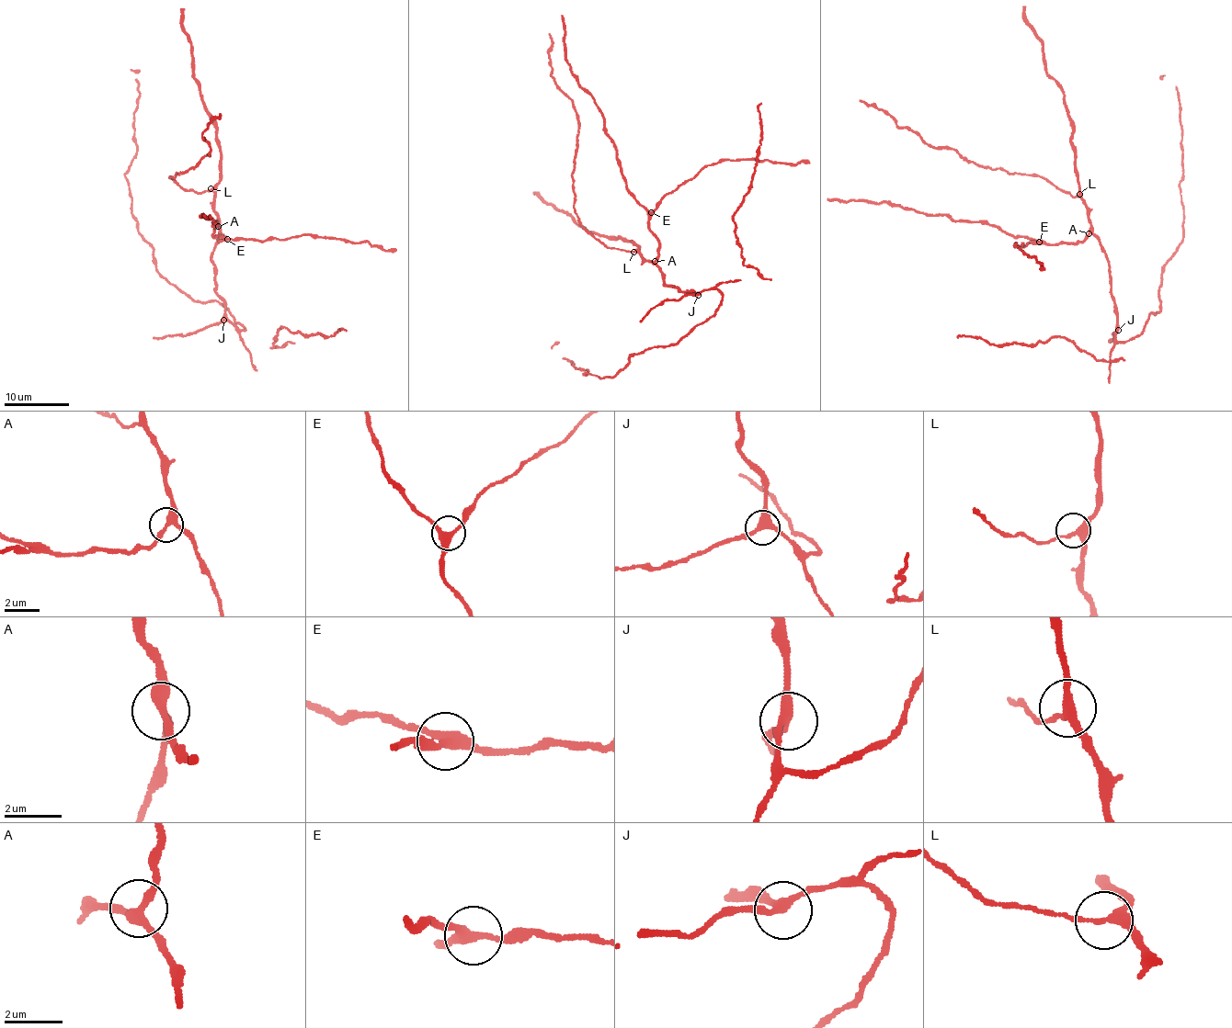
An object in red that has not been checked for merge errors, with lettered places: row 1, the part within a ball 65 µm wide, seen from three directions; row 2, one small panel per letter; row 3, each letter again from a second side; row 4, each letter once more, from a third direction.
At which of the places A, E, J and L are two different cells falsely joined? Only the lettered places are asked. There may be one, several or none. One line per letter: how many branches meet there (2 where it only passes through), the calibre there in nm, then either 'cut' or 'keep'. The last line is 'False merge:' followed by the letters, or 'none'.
A: 3 | 300 nm | keep
E: 3 | 320 nm | keep
J: 3 | 300 nm | keep
L: 3 | 280 nm | keep
False merge: none

